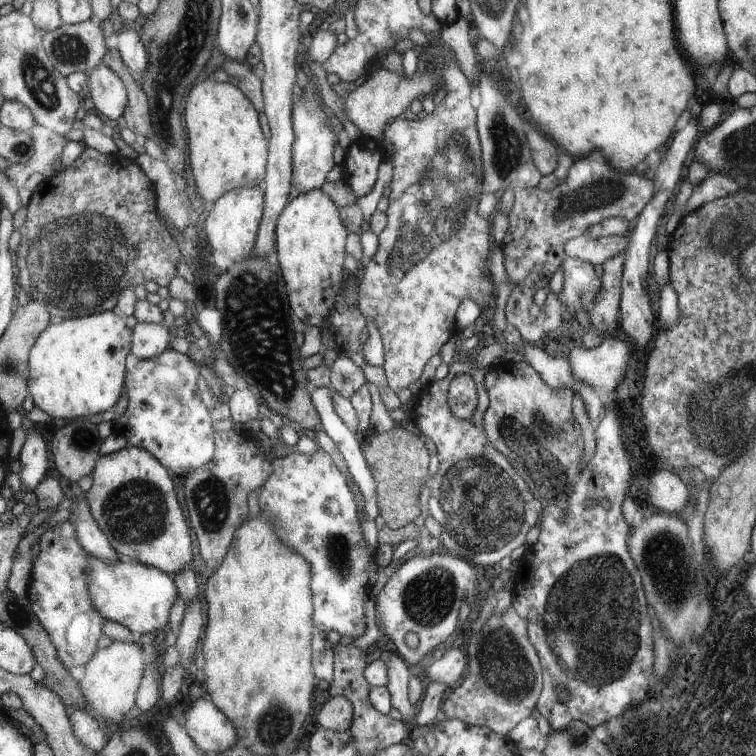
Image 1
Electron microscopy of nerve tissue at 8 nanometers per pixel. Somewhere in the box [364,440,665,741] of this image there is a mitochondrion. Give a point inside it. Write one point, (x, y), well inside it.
(603, 650)

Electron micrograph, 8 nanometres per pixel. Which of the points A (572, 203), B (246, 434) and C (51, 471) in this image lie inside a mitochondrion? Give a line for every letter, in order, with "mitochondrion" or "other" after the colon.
A: mitochondrion
B: other
C: other

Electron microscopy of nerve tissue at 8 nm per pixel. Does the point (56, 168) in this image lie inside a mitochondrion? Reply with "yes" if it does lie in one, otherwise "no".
no

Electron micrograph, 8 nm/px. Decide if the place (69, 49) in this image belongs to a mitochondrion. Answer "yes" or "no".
yes

